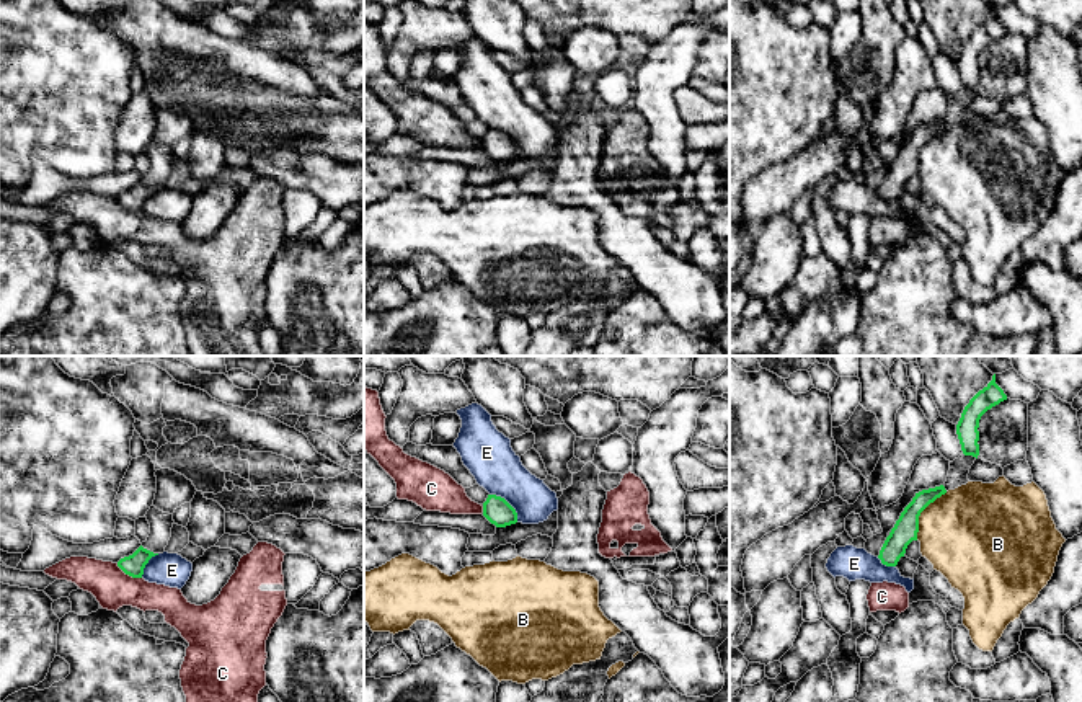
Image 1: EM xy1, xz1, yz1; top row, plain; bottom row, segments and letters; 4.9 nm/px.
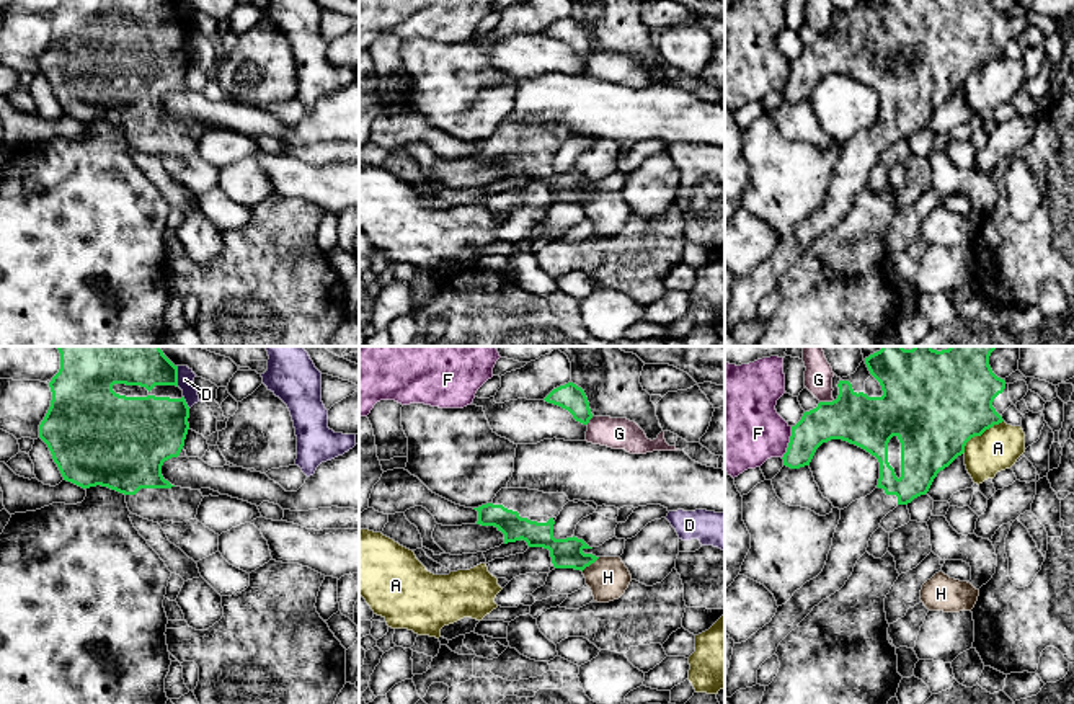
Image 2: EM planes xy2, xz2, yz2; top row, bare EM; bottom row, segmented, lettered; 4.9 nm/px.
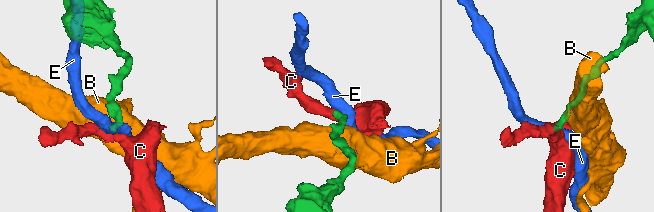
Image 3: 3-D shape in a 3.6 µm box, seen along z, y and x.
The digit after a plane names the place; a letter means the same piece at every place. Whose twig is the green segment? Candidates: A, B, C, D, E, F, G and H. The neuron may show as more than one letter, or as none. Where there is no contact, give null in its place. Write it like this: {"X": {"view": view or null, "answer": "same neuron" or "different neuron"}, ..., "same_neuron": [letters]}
{"A": {"view": "yz2", "answer": "different neuron"}, "B": {"view": "yz1", "answer": "different neuron"}, "C": {"view": "xy1", "answer": "different neuron"}, "D": {"view": "xy2", "answer": "different neuron"}, "E": {"view": "xz1", "answer": "different neuron"}, "F": {"view": "yz2", "answer": "different neuron"}, "G": {"view": "yz2", "answer": "different neuron"}, "H": {"view": "xz2", "answer": "different neuron"}, "same_neuron": []}

